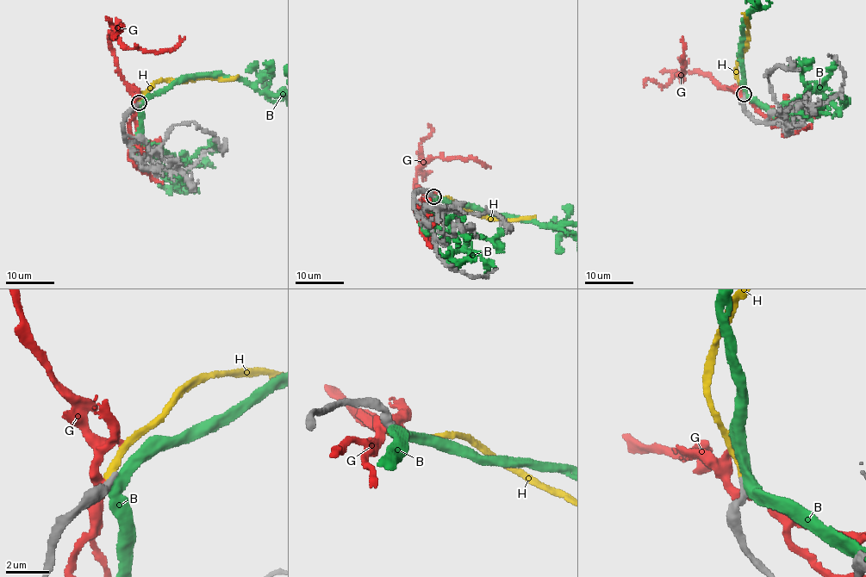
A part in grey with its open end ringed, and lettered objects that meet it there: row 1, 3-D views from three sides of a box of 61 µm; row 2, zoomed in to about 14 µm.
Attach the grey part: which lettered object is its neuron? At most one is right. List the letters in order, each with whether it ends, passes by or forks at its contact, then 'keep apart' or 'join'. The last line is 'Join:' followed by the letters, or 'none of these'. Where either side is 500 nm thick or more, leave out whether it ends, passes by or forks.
B: it passes by; keep apart
G: it passes by; keep apart
H: it ends; keep apart
Join: none of these

